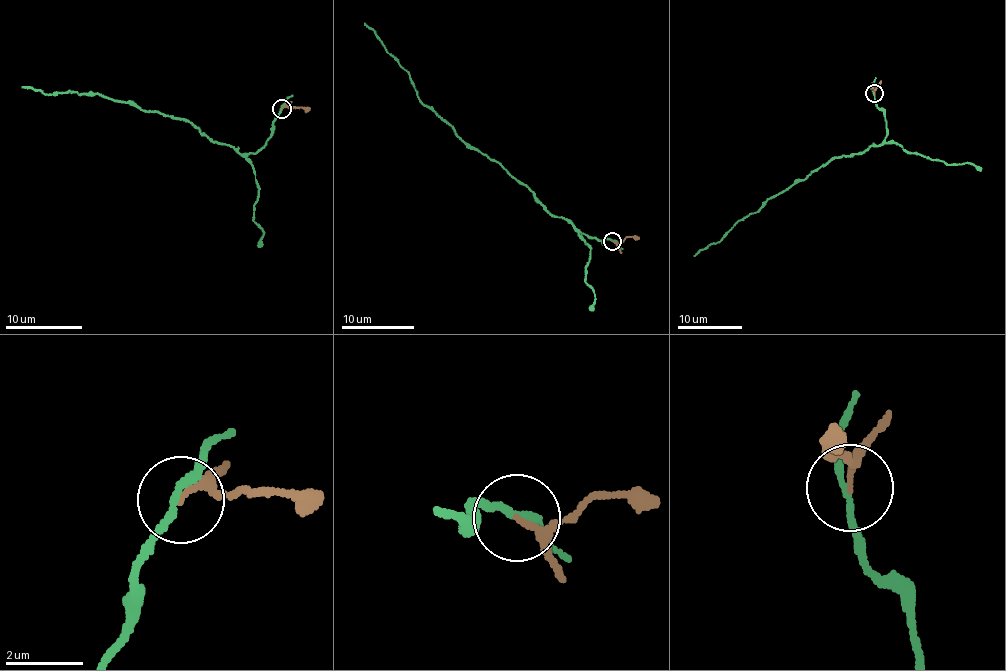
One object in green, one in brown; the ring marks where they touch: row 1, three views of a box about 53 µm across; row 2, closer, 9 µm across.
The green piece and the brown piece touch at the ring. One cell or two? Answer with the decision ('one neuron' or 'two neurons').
two neurons

